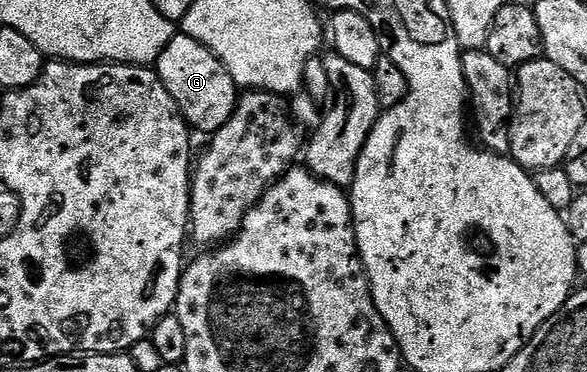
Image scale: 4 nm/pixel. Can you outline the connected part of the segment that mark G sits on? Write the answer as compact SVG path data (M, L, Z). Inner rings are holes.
M182 32L176 34L159 53L155 71L190 127L214 132L230 116L236 99L232 80L220 61L199 41Z

